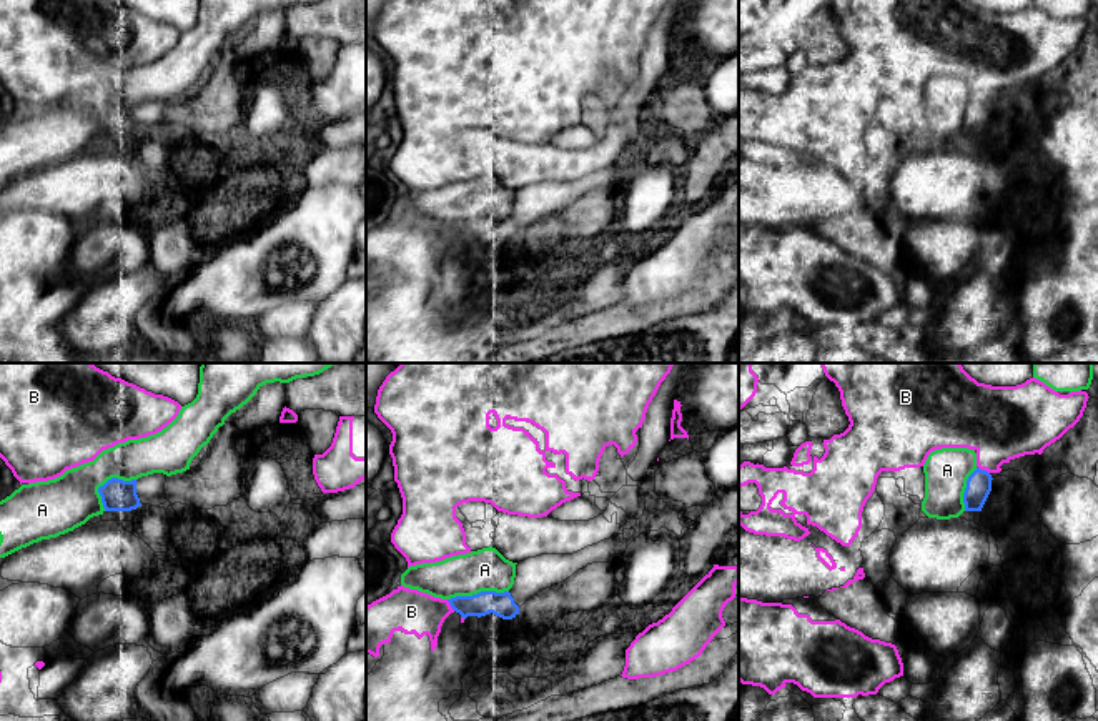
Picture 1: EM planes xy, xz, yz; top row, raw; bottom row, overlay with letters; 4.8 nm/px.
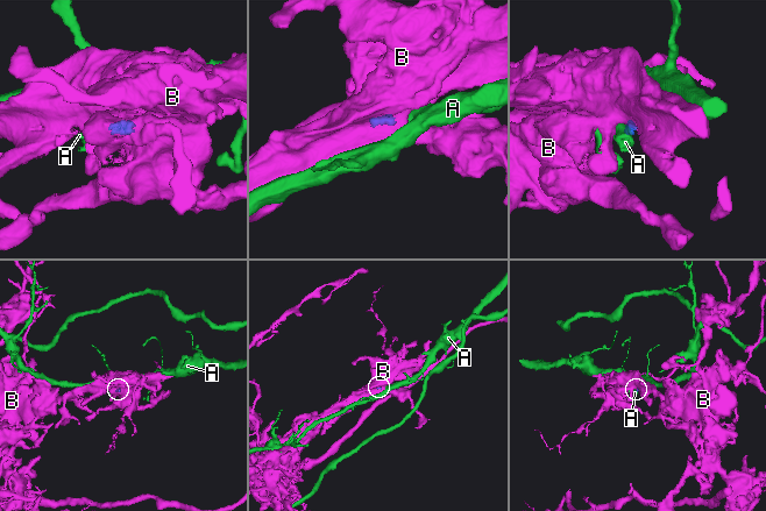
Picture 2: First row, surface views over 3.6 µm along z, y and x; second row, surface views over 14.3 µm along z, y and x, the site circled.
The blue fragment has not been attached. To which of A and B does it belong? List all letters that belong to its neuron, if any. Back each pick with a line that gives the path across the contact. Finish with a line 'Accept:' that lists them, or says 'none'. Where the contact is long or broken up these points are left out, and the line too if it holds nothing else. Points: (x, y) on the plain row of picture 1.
Accept: none

